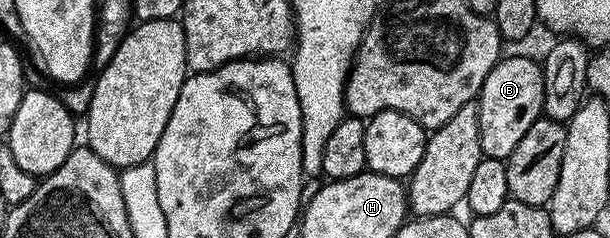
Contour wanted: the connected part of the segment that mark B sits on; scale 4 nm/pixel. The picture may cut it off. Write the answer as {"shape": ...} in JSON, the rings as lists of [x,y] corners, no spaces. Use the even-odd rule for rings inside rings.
{"shape":[[[510,55],[499,58],[498,63],[484,77],[484,85],[478,91],[478,124],[480,125],[480,149],[488,159],[506,160],[520,145],[520,137],[532,129],[537,119],[543,118],[544,77],[542,64],[526,55]]]}

